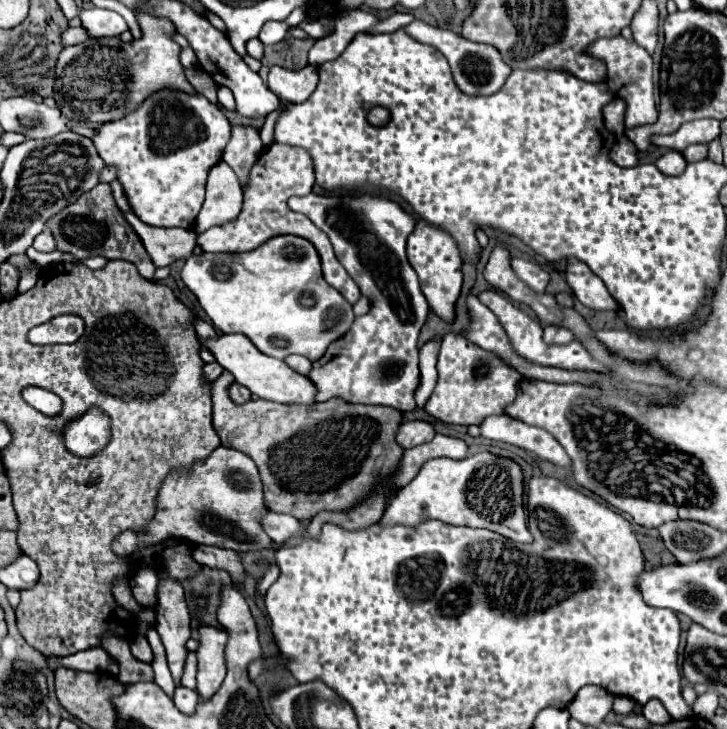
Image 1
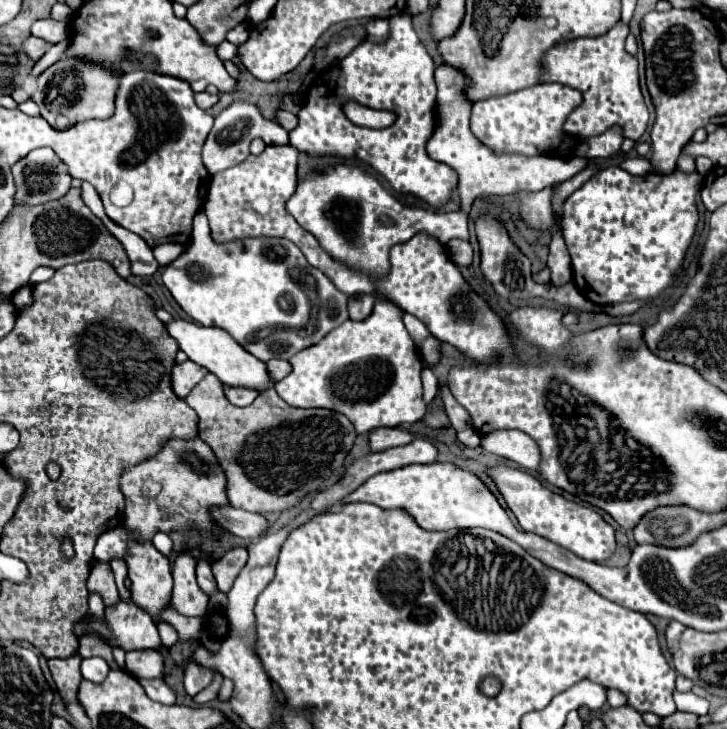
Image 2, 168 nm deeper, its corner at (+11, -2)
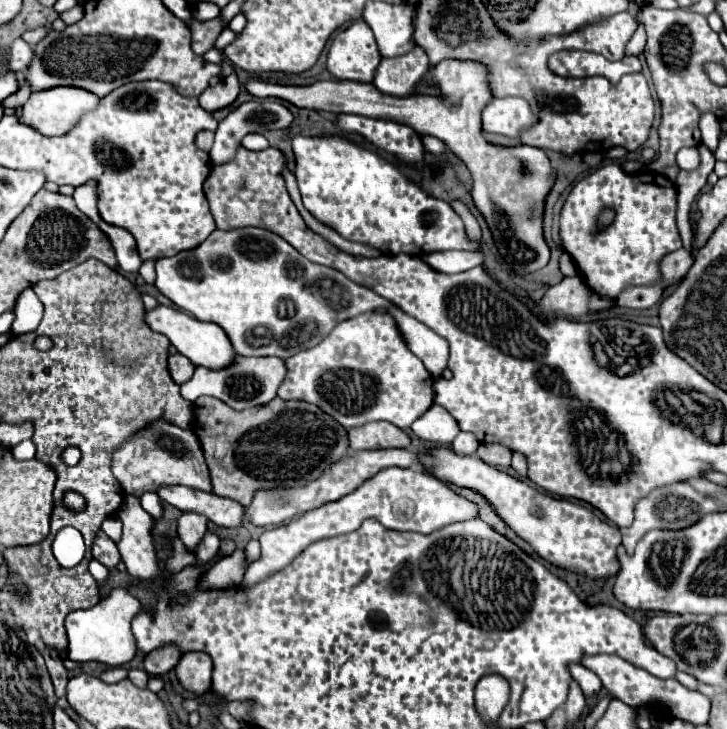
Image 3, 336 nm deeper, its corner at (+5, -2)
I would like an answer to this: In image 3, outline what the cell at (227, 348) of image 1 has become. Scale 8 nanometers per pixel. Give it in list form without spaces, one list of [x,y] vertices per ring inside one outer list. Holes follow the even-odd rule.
[[[158,305],[158,307],[150,309],[150,311],[146,311],[144,321],[146,321],[146,325],[150,325],[152,331],[162,333],[164,337],[168,337],[168,341],[178,349],[178,353],[182,353],[184,357],[188,357],[194,365],[202,365],[202,367],[208,367],[208,369],[222,369],[236,355],[234,349],[230,347],[230,341],[228,341],[224,329],[220,325],[202,323],[202,321],[190,317],[184,311]]]

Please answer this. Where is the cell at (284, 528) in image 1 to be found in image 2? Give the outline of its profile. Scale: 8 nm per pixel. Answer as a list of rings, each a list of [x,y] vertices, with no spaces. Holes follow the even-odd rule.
[[[236,507],[216,509],[216,521],[220,521],[220,525],[224,525],[224,529],[228,529],[230,533],[244,537],[244,539],[256,539],[268,529],[266,517],[248,513]]]

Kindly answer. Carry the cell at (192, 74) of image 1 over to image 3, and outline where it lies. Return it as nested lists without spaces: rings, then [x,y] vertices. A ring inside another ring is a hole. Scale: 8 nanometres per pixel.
[[[236,75],[220,79],[216,85],[209,86],[198,98],[199,104],[207,111],[218,111],[236,101],[240,93],[240,83]]]

